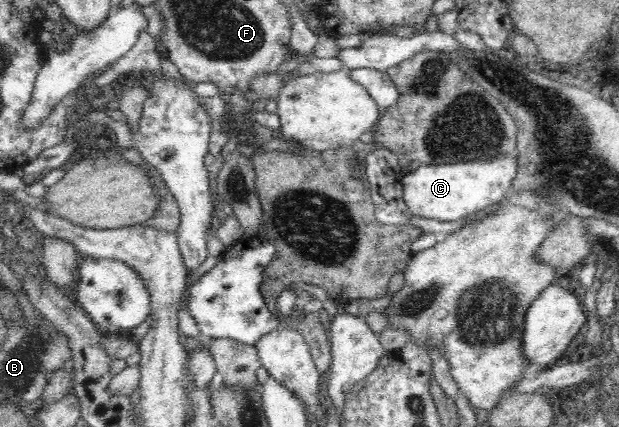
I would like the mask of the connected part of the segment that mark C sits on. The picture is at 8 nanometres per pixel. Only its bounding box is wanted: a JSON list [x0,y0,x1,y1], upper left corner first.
[400,155,518,222]

